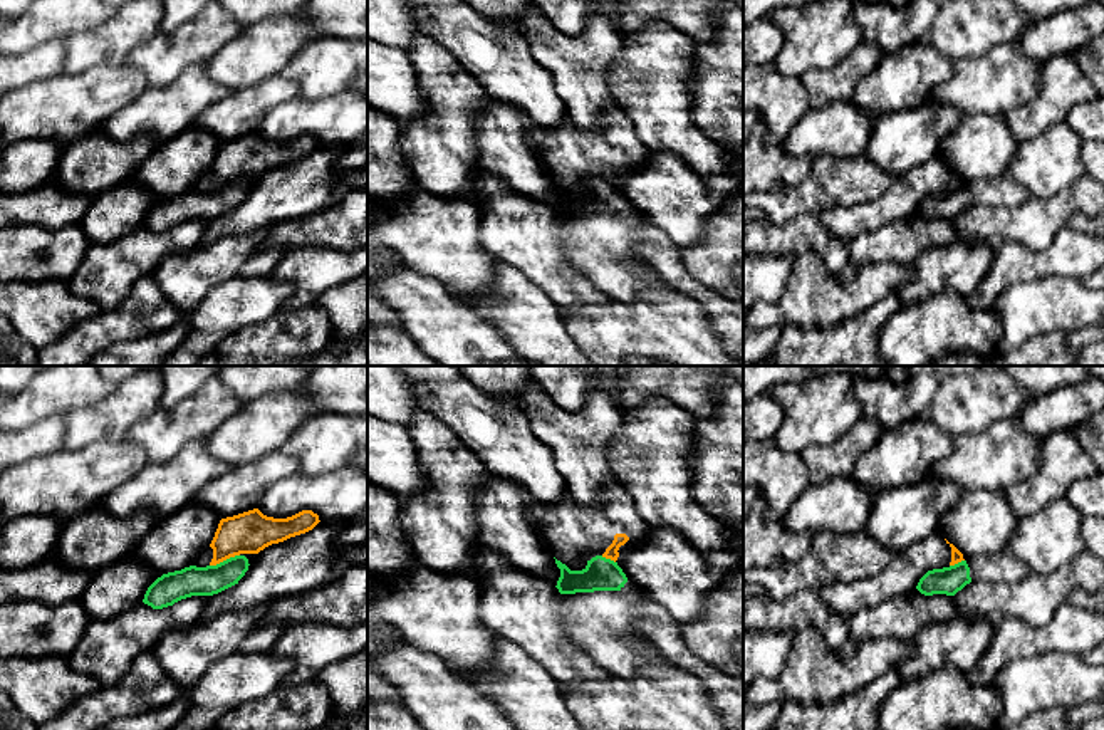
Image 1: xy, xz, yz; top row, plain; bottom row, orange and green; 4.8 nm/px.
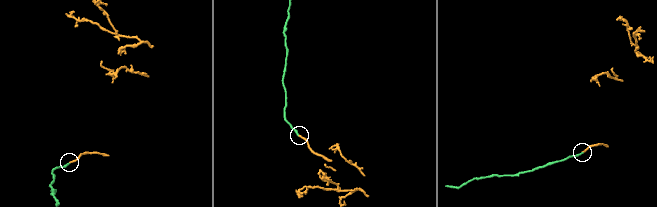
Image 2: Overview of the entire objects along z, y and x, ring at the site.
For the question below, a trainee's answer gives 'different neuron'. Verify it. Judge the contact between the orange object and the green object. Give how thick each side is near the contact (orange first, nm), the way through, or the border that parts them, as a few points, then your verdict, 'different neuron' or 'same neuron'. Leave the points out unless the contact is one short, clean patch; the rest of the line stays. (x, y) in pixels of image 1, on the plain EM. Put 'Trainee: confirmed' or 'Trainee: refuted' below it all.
calibres 200 and 140 nm; border xy (239, 178), (210, 190); different neuron
Trainee: confirmed

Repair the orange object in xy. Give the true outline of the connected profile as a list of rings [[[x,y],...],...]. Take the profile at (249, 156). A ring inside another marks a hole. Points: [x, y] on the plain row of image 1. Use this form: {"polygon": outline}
{"polygon": [[[253,133],[221,143],[211,168],[198,178],[193,190],[216,190],[240,178],[258,178],[272,168],[312,154],[319,146],[319,139],[312,134],[302,134],[287,143],[273,143]]]}

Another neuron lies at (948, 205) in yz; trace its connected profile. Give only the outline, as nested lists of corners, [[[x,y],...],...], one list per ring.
[[[1010,176],[978,180],[955,190],[928,195],[916,213],[924,220],[955,220],[971,205],[1010,206],[1015,208],[1030,198],[1025,186]]]

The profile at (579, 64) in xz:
[[[587,2],[591,12],[584,20],[581,35],[567,35],[560,32],[540,10],[527,8],[520,17],[518,30],[530,47],[534,59],[554,77],[554,86],[567,107],[567,116],[582,131],[594,133],[601,126],[601,117],[606,112],[607,102],[614,101],[612,89],[607,82],[607,70],[619,60],[622,54],[622,35],[614,25],[594,10],[594,3]]]

